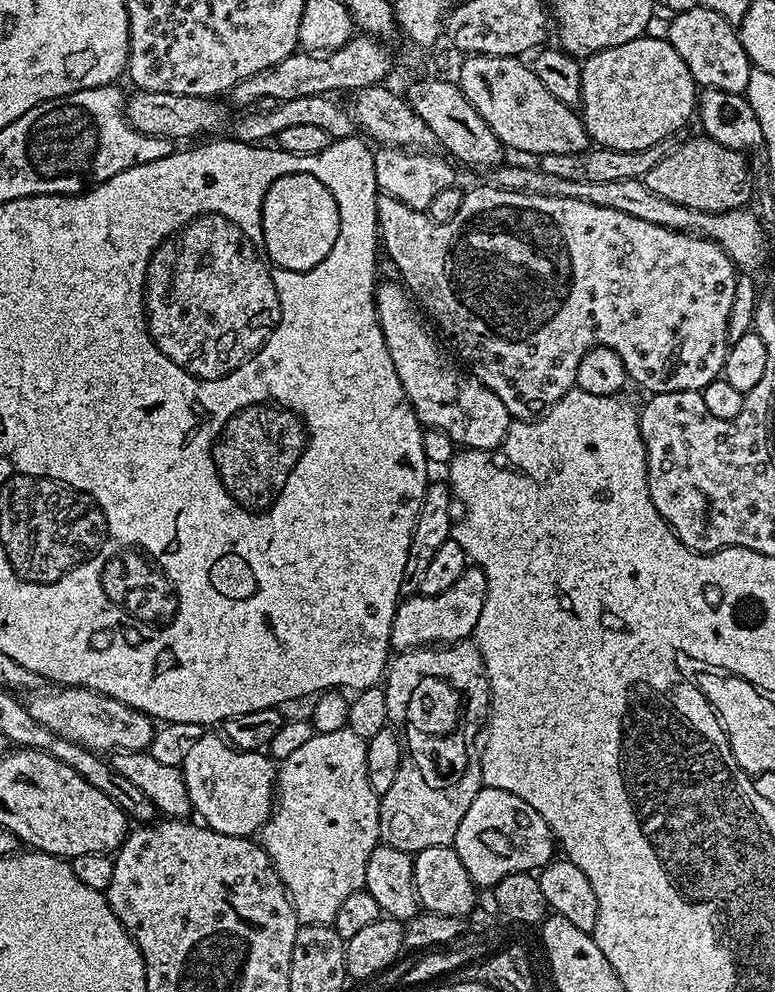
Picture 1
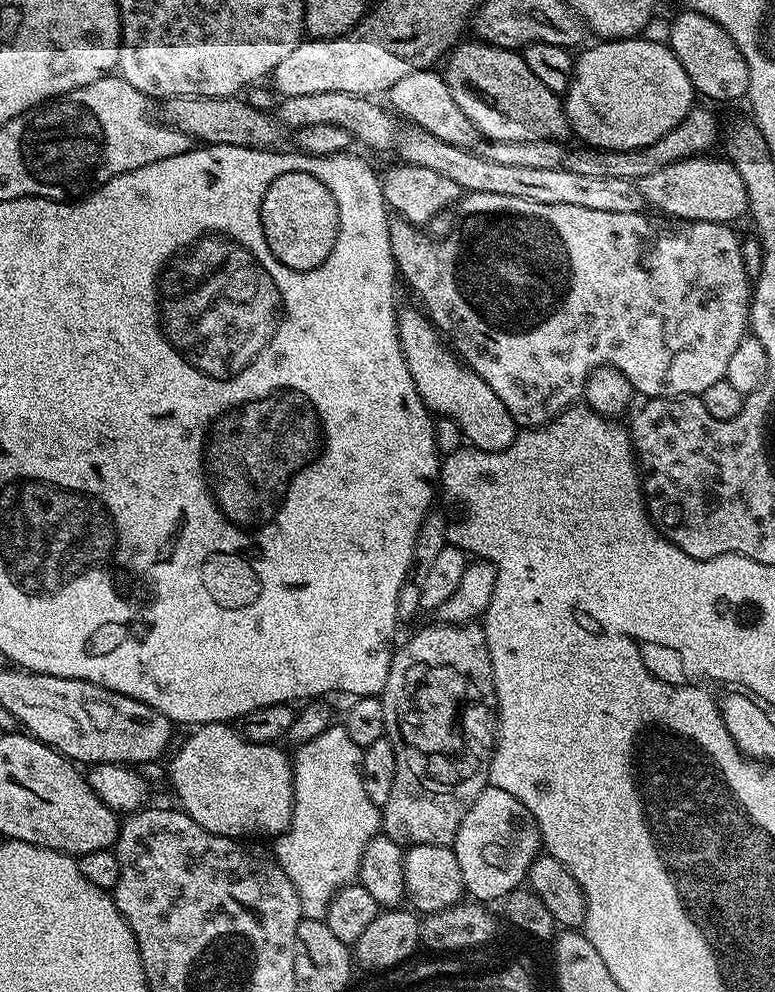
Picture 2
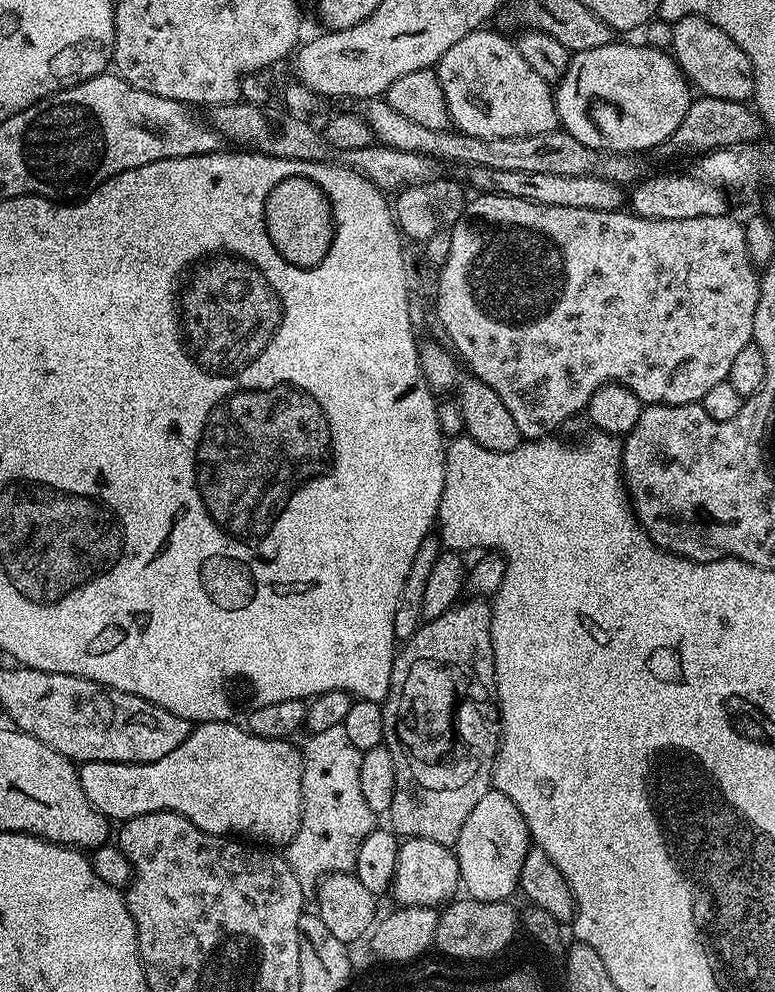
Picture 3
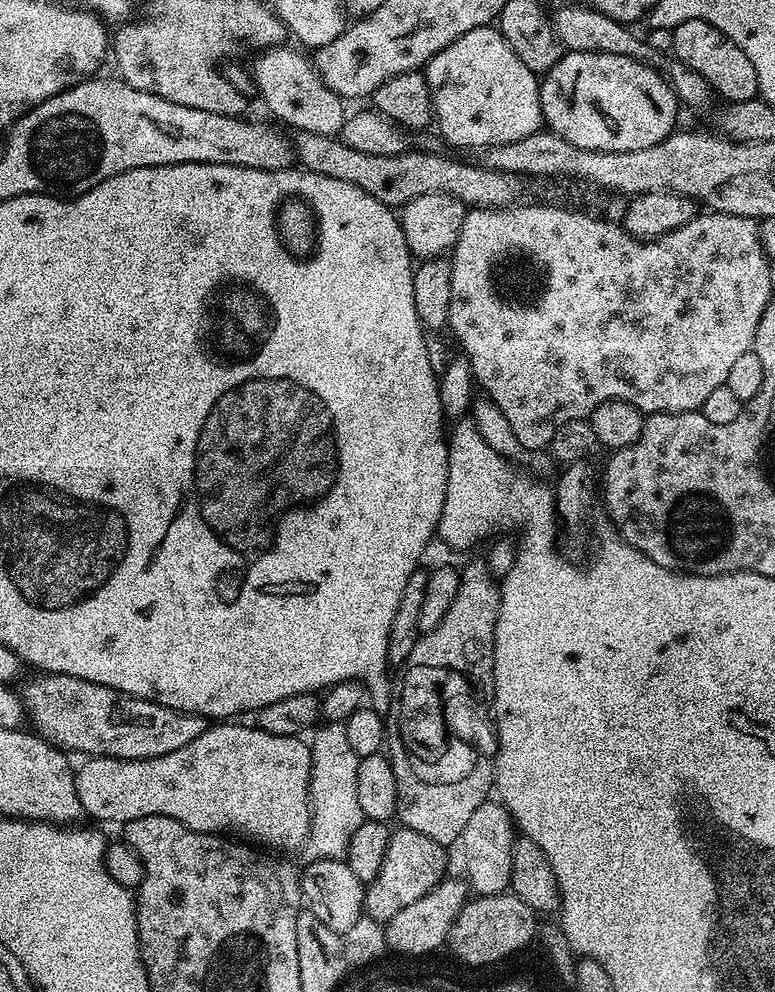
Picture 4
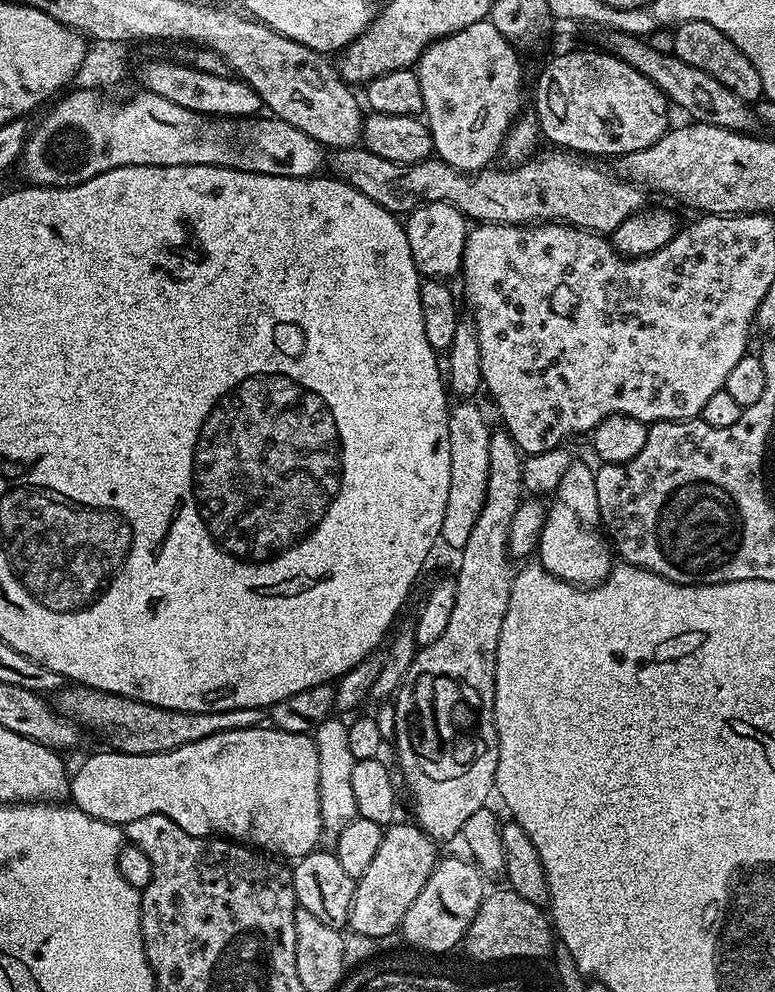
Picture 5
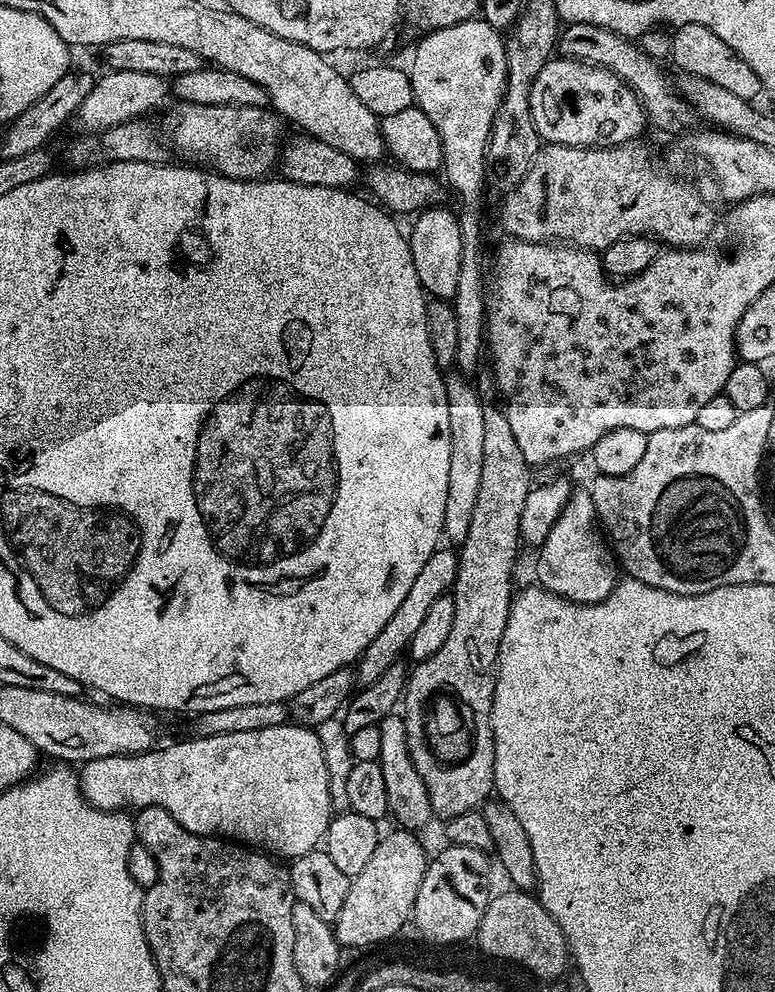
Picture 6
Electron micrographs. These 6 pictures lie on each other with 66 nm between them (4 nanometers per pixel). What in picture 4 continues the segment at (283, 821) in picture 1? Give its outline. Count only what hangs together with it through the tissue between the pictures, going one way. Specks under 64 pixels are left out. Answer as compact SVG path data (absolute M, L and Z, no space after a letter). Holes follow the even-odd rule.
M321 723L311 733L312 769L310 770L310 794L312 796L312 821L308 838L302 845L302 852L308 855L309 861L339 860L350 846L350 838L354 838L354 830L364 824L365 818L358 803L358 762L360 757L350 750L350 741L346 739L346 726L343 724Z

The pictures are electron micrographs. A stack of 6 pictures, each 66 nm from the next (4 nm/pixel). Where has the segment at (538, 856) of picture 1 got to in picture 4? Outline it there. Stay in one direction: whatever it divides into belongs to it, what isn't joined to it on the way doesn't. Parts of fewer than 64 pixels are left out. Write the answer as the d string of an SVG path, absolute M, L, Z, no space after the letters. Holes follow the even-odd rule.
M489 798L482 806L478 806L478 810L474 810L470 822L466 822L462 837L464 868L468 871L466 880L473 893L493 896L509 891L512 882L512 847L516 837L512 816L503 804Z

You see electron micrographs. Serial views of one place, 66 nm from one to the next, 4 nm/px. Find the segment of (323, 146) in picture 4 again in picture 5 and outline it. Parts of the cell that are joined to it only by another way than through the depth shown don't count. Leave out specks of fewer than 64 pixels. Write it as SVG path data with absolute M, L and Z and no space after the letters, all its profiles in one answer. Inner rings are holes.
M357 146L355 148L335 149L335 151L333 151L330 156L330 168L331 168L331 164L332 164L333 170L331 169L331 171L333 173L335 173L335 175L337 177L339 177L339 179L346 180L350 186L354 186L354 190L358 190L362 194L366 194L366 198L370 198L374 202L378 202L378 206L382 206L385 210L387 210L387 212L390 212L393 214L407 214L407 213L413 212L415 210L415 208L420 208L423 204L429 204L430 202L442 202L443 200L445 200L450 206L454 206L455 208L457 208L457 210L459 210L459 212L462 213L463 216L465 216L465 218L467 218L469 221L472 221L472 222L483 222L485 224L573 224L573 226L575 226L576 228L585 228L587 230L587 232L599 232L601 234L611 234L616 231L616 228L618 226L622 226L622 222L626 222L626 218L630 218L632 215L635 214L635 212L639 212L639 211L641 211L641 209L643 209L645 207L646 201L644 201L644 195L646 195L646 192L645 192L645 189L643 187L641 187L641 185L629 184L627 180L620 179L620 177L616 175L615 171L608 169L608 172L607 172L607 170L604 168L595 168L595 166L592 165L595 163L593 163L593 161L591 159L585 158L583 155L573 154L567 150L564 150L561 152L556 151L556 150L548 150L548 151L552 151L552 152L542 153L543 151L541 151L539 153L539 155L537 155L535 158L529 158L529 159L525 160L523 164L517 164L512 167L499 166L500 168L496 168L497 166L489 166L489 167L485 168L484 171L473 174L470 172L460 172L454 166L450 166L449 164L447 164L446 162L442 162L438 158L429 158L427 160L423 160L422 162L414 162L413 164L403 164L402 162L386 162L386 158L378 158L378 154L374 154L373 152L371 152L370 149L363 147L363 146Z

